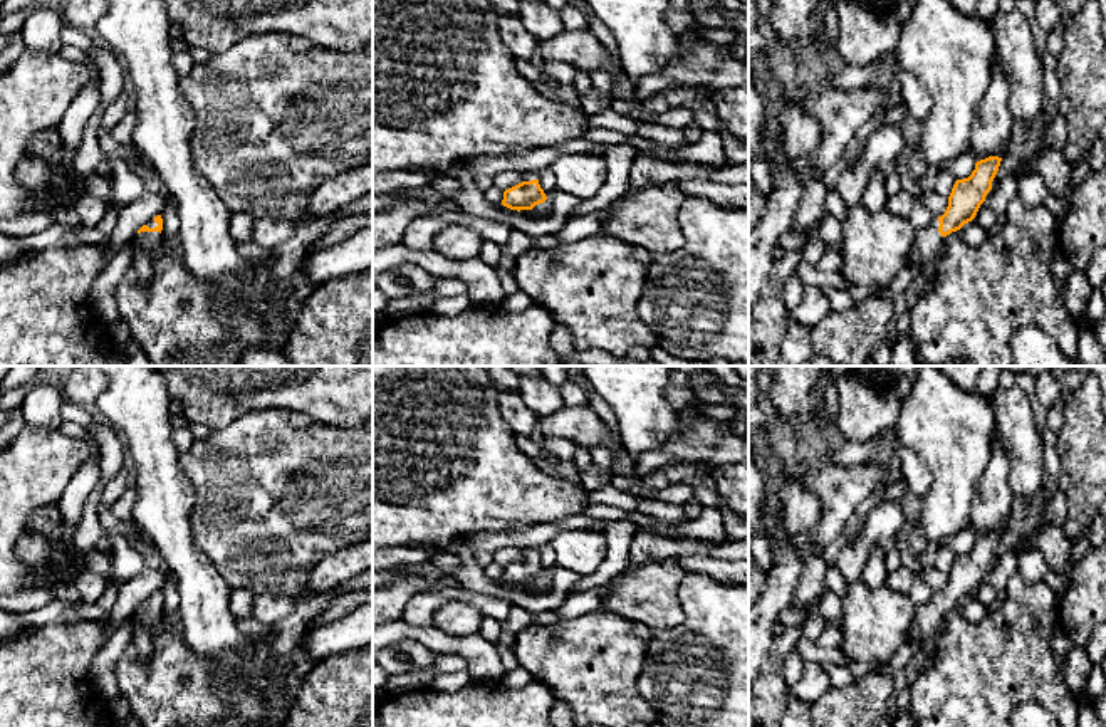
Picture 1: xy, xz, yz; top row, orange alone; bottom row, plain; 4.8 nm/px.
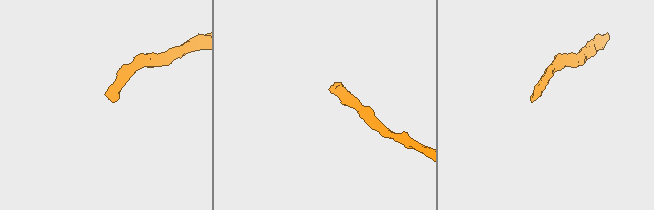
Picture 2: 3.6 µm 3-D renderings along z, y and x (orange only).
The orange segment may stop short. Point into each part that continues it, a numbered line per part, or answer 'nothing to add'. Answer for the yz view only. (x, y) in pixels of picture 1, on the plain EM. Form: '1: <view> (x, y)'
1: yz (928, 618)

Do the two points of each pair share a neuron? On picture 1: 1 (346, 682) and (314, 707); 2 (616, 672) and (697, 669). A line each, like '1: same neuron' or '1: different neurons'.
1: same neuron
2: different neurons

